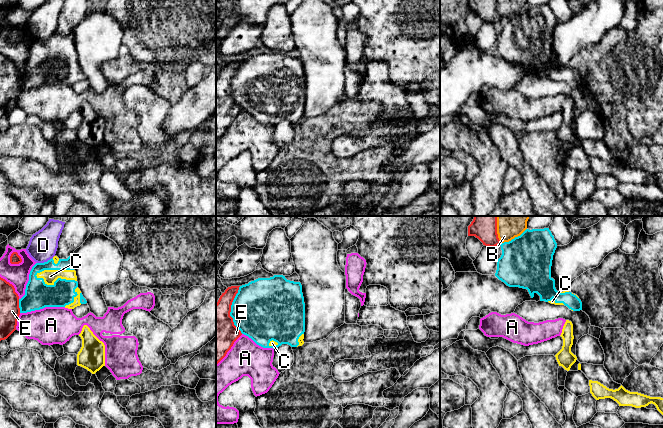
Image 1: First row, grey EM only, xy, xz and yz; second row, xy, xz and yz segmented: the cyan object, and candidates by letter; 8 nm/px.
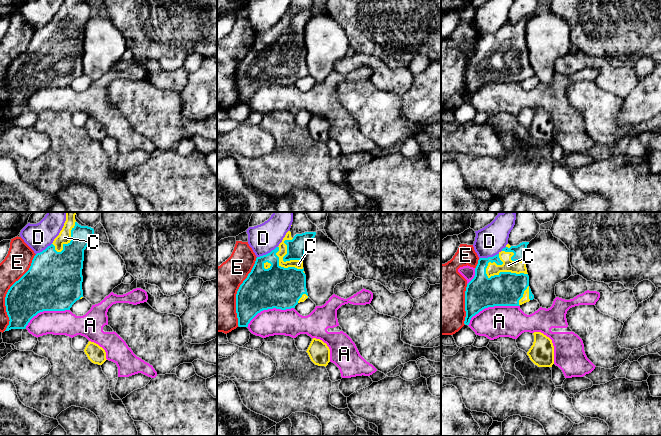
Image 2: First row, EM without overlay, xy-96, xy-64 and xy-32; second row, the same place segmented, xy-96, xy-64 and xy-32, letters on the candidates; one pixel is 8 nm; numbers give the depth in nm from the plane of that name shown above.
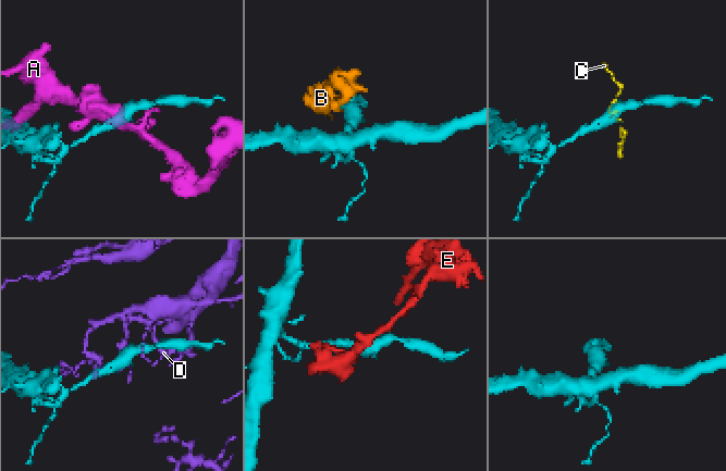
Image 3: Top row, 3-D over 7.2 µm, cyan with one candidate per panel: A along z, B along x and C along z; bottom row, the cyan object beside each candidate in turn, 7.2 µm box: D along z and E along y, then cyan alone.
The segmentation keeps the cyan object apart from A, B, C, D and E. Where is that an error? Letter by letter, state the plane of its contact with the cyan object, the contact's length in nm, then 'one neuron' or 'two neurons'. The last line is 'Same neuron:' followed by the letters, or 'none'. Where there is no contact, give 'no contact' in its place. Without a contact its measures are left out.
A: contact in xy; length 360 nm; two neurons
B: contact in yz; length 240 nm; two neurons
C: contact in xy; length 340 nm; one neuron
D: contact in xy; length 140 nm; two neurons
E: contact in xz; length 380 nm; two neurons
Same neuron: C

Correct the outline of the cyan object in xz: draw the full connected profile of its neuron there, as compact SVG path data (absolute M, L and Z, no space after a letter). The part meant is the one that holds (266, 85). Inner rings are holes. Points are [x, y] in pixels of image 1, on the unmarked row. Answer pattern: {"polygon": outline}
{"polygon": "M283 51L258 54L239 63L230 92L242 110L263 124L276 125L282 120L298 123L304 120L305 79L300 58L287 56Z"}

